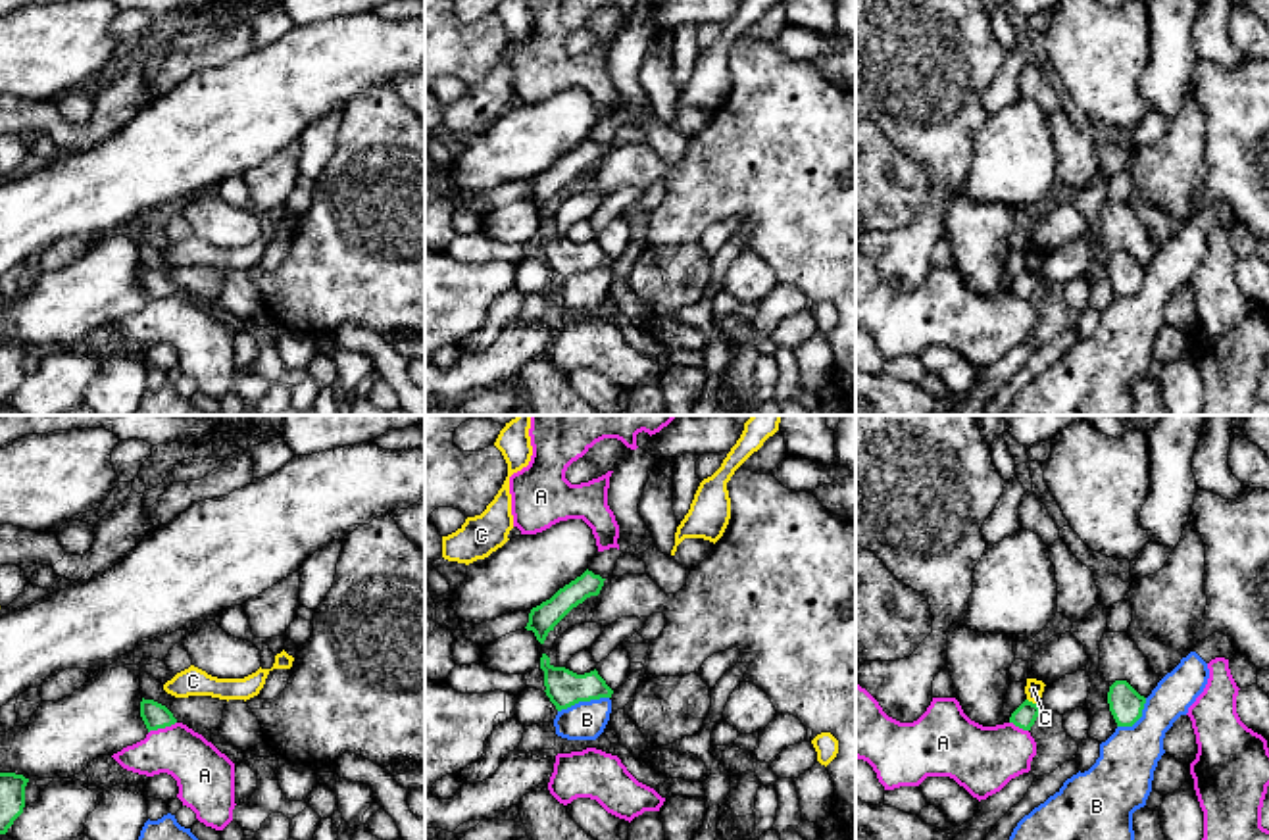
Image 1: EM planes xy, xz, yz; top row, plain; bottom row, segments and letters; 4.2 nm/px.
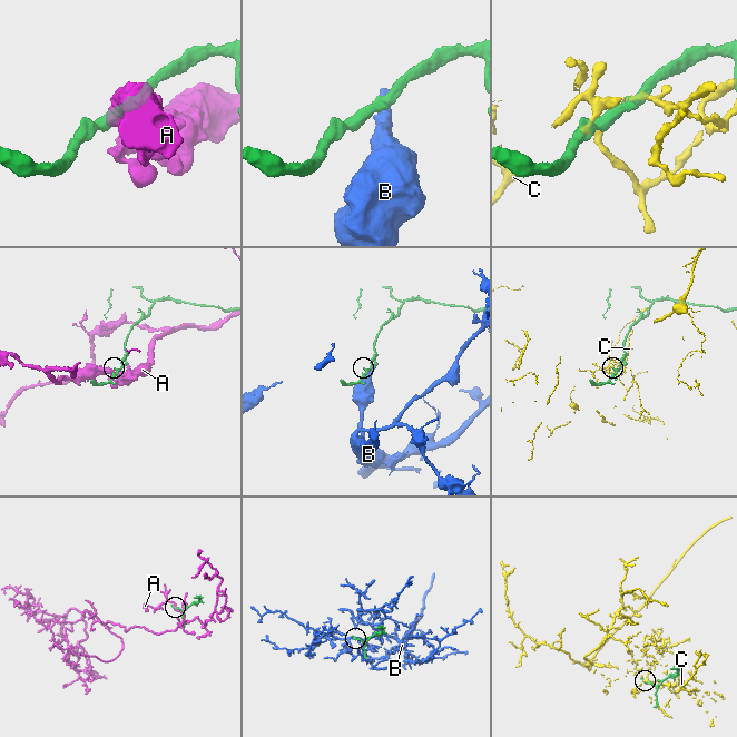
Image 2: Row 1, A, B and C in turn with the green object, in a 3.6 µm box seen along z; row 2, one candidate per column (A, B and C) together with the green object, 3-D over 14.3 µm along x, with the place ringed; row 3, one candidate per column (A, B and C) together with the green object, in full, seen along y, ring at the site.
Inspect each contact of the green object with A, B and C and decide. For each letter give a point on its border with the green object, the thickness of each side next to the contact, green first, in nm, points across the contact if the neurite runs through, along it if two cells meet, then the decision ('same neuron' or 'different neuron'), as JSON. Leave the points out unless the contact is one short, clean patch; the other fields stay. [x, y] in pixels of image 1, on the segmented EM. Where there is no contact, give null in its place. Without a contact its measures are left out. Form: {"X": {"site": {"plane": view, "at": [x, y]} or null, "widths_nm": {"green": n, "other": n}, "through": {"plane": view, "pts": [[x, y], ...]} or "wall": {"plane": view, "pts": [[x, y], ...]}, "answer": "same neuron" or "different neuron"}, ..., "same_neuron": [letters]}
{"A": {"site": {"plane": "xy", "at": [162, 727]}, "widths_nm": {"green": 110, "other": 220}, "wall": {"plane": "xy", "pts": [[175, 721], [149, 733]]}, "answer": "different neuron"}, "B": {"site": {"plane": "xz", "at": [583, 700]}, "widths_nm": {"green": 150, "other": 160}, "wall": {"plane": "xz", "pts": [[608, 696], [579, 700], [558, 712]]}, "answer": "different neuron"}, "C": {"site": {"plane": "yz", "at": [1031, 702]}, "widths_nm": {"green": 90, "other": 70}, "answer": "different neuron"}, "same_neuron": []}

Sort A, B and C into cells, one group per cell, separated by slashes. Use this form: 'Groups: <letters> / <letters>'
Groups: A / B / C

